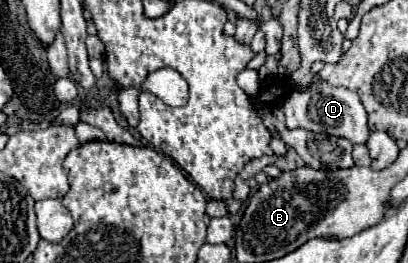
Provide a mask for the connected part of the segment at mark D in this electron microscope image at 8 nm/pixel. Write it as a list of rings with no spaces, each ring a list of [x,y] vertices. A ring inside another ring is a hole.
[[[323,81],[313,85],[309,91],[289,91],[287,99],[281,103],[281,111],[285,113],[285,125],[287,129],[309,129],[315,133],[327,133],[335,137],[349,139],[357,145],[367,145],[369,139],[369,125],[367,125],[367,111],[359,101],[359,95],[355,91],[349,91],[345,87],[331,87]]]

